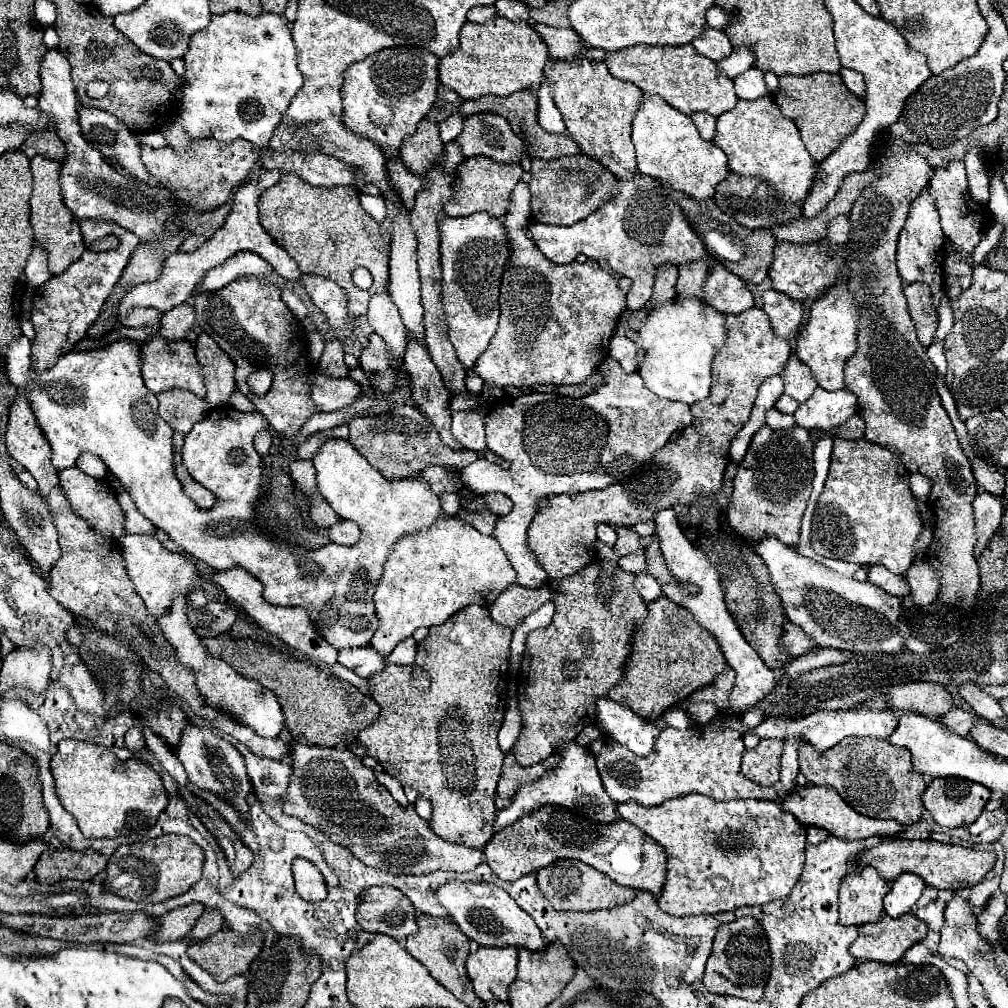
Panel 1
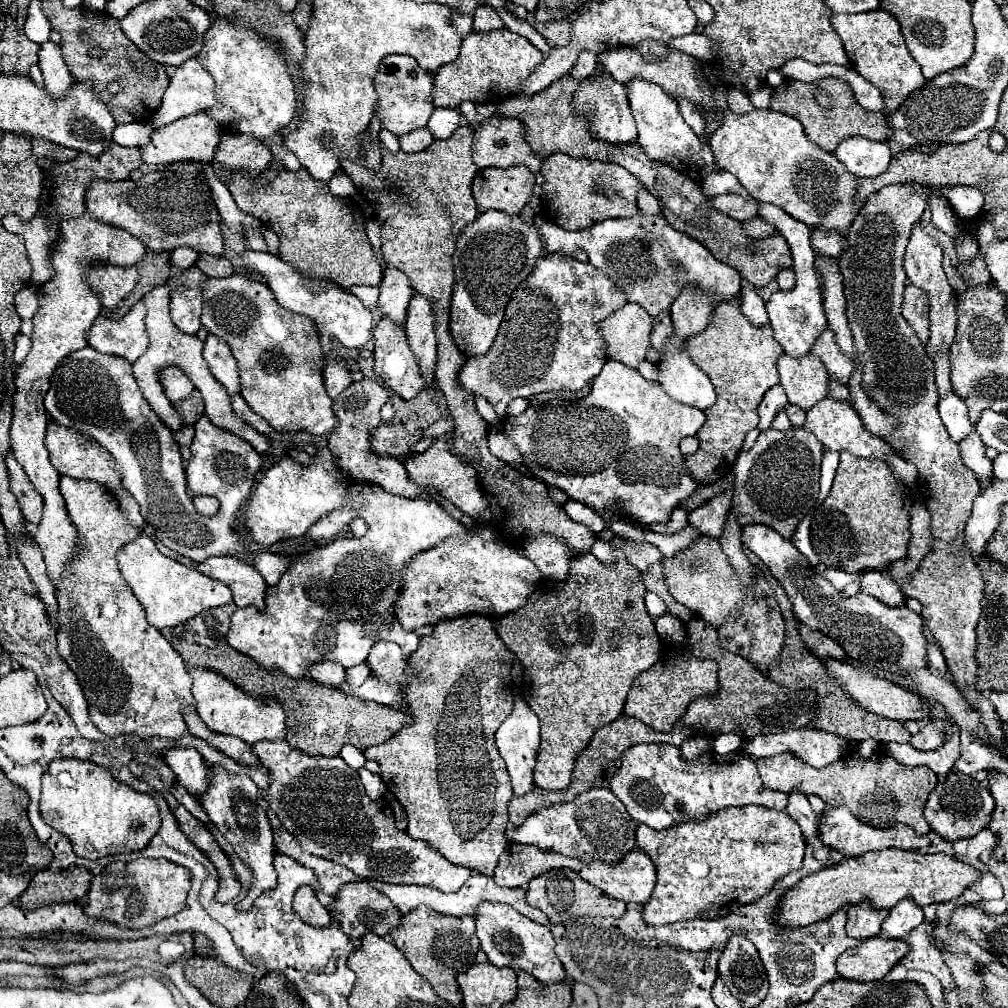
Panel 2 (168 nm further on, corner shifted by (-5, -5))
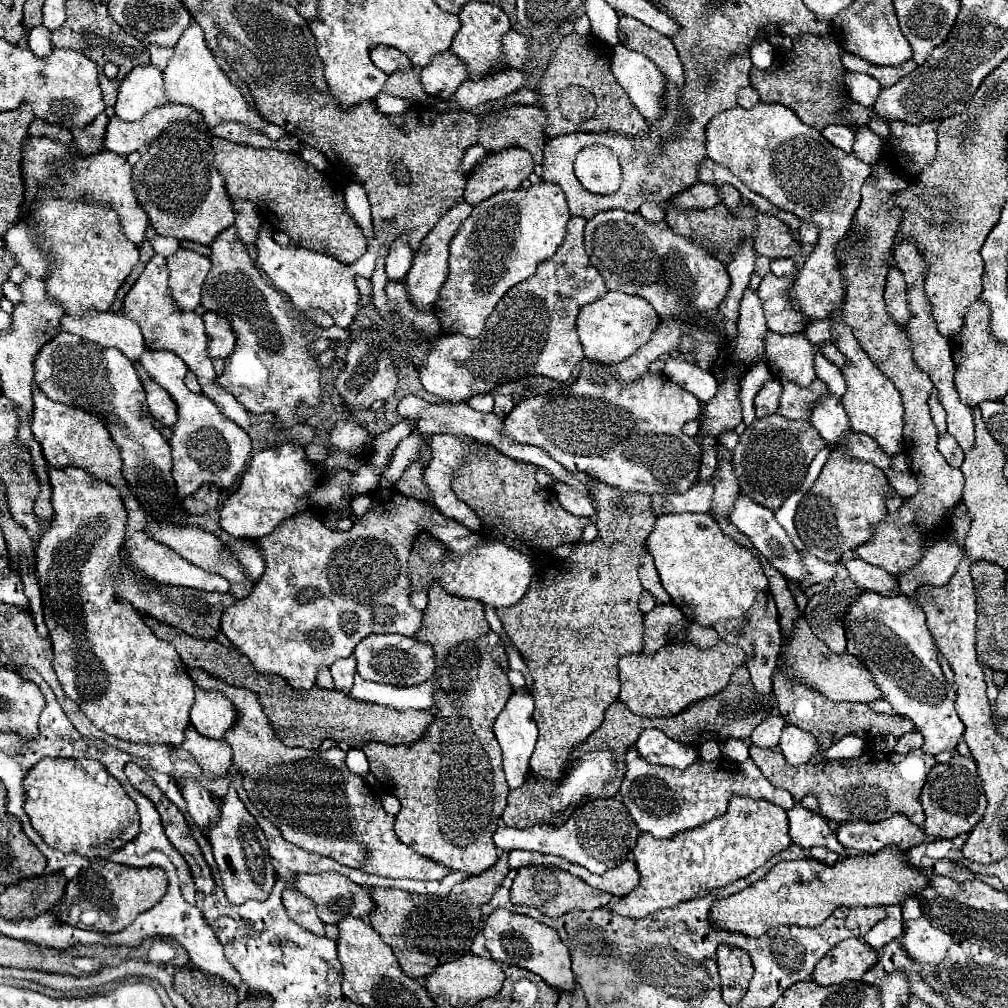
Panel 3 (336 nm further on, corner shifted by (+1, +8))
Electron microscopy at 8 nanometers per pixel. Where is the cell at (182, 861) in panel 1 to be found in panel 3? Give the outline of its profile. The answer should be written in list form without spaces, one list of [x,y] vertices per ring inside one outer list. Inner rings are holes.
[[[96,860],[92,866],[86,868],[86,872],[80,872],[80,876],[68,882],[64,902],[62,906],[58,906],[56,914],[62,922],[76,928],[118,932],[130,926],[138,914],[158,904],[160,898],[166,894],[166,888],[168,876],[158,866],[132,868],[126,864],[116,864],[108,860],[102,864],[100,860]]]

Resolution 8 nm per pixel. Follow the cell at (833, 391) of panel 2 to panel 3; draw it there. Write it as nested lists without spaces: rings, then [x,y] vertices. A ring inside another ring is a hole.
[[[816,378],[810,388],[798,388],[796,384],[786,384],[786,382],[782,382],[782,386],[784,386],[784,392],[780,396],[778,414],[790,420],[808,418],[808,408],[828,390],[828,386],[820,378]]]

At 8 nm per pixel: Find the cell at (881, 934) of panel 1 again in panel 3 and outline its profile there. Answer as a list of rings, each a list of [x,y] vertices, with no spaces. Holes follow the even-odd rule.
[[[848,938],[838,942],[816,966],[812,978],[820,986],[838,984],[844,980],[860,980],[868,968],[878,962],[878,952],[864,938]]]

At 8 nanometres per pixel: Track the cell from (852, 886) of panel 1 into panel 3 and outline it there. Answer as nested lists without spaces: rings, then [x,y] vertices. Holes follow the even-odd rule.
[[[874,906],[874,908],[850,908],[846,916],[846,928],[850,930],[860,930],[860,936],[864,936],[878,920],[886,916],[884,906]]]

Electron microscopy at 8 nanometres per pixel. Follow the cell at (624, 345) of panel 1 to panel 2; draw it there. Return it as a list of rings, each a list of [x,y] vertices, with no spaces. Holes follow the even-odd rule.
[[[642,361],[642,363],[638,365],[638,371],[640,371],[640,375],[642,375],[646,381],[656,381],[656,379],[658,379],[658,369],[656,369],[656,365],[652,365],[650,361]]]

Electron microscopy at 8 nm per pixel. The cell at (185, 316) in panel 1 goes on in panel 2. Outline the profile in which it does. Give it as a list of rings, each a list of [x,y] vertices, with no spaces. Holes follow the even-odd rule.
[[[198,267],[186,269],[184,275],[186,275],[186,289],[172,293],[170,315],[172,315],[174,325],[180,331],[194,335],[200,329],[200,315],[202,315],[202,287],[200,285],[208,277]]]

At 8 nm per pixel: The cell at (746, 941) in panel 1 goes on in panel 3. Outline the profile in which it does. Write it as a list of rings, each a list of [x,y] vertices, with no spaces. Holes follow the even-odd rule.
[[[720,944],[718,946],[718,974],[720,974],[720,992],[726,1004],[738,1004],[748,984],[754,976],[754,966],[750,954],[738,946]]]

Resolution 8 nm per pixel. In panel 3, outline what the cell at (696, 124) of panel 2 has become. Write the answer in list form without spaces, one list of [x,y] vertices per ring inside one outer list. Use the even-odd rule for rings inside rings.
[[[622,16],[618,38],[626,48],[650,58],[670,84],[674,84],[676,88],[684,86],[684,66],[668,36],[648,28],[636,18]]]

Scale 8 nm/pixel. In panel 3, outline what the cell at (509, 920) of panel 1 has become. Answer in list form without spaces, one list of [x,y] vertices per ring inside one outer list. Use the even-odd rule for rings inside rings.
[[[496,908],[484,924],[484,938],[486,938],[488,952],[496,962],[512,964],[512,966],[520,966],[524,970],[536,972],[544,982],[548,982],[560,992],[574,988],[574,974],[570,970],[570,954],[550,926],[530,916]]]

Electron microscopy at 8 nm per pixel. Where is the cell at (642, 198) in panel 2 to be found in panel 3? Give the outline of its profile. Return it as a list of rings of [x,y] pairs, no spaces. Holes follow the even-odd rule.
[[[644,202],[638,212],[640,212],[646,220],[650,220],[650,222],[662,222],[662,220],[664,220],[664,210],[662,210],[662,206],[656,204],[656,202]]]

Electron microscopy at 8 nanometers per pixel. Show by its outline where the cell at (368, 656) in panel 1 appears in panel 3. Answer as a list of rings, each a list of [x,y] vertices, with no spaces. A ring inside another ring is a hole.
[[[350,656],[350,658],[342,658],[342,660],[336,660],[332,666],[332,678],[334,678],[334,686],[338,690],[348,690],[352,688],[352,682],[354,682],[354,674],[356,674],[356,660]]]

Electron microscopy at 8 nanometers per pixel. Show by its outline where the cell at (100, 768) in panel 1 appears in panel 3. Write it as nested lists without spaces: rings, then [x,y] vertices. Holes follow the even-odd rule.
[[[42,758],[34,768],[28,770],[24,780],[26,790],[26,812],[34,830],[56,850],[60,852],[76,852],[86,858],[108,858],[116,850],[120,850],[126,842],[134,840],[140,832],[140,816],[136,802],[128,796],[122,784],[110,776],[102,764],[92,758]]]

